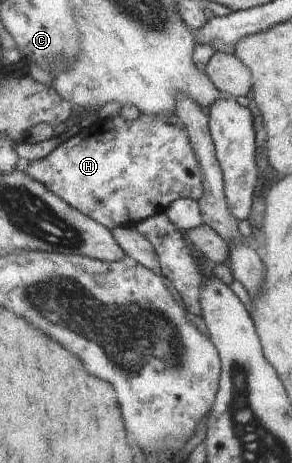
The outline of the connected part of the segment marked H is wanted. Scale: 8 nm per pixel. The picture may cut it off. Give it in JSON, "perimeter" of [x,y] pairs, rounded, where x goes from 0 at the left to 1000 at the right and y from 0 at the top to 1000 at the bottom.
{"perimeter":[[[479,244],[455,259],[411,248],[346,257],[284,283],[236,287],[233,302],[164,337],[103,350],[89,374],[158,397],[243,447],[380,495],[562,460],[610,430],[682,434],[705,419],[678,330],[603,248]]]}

